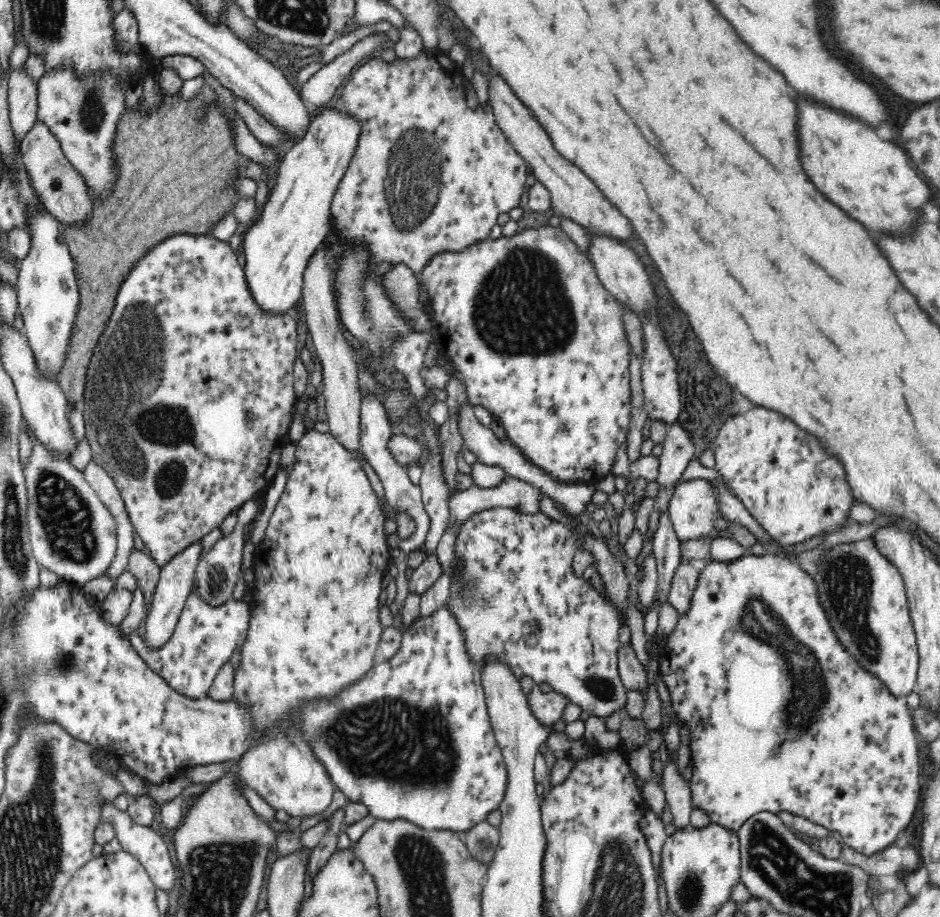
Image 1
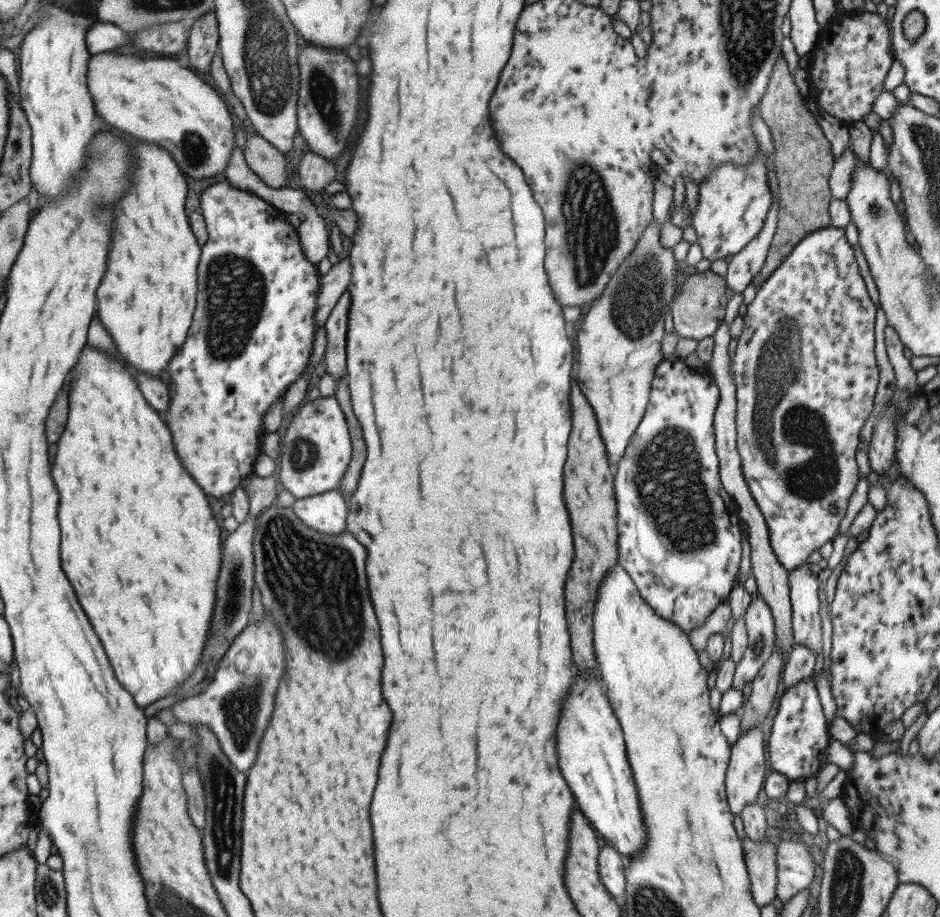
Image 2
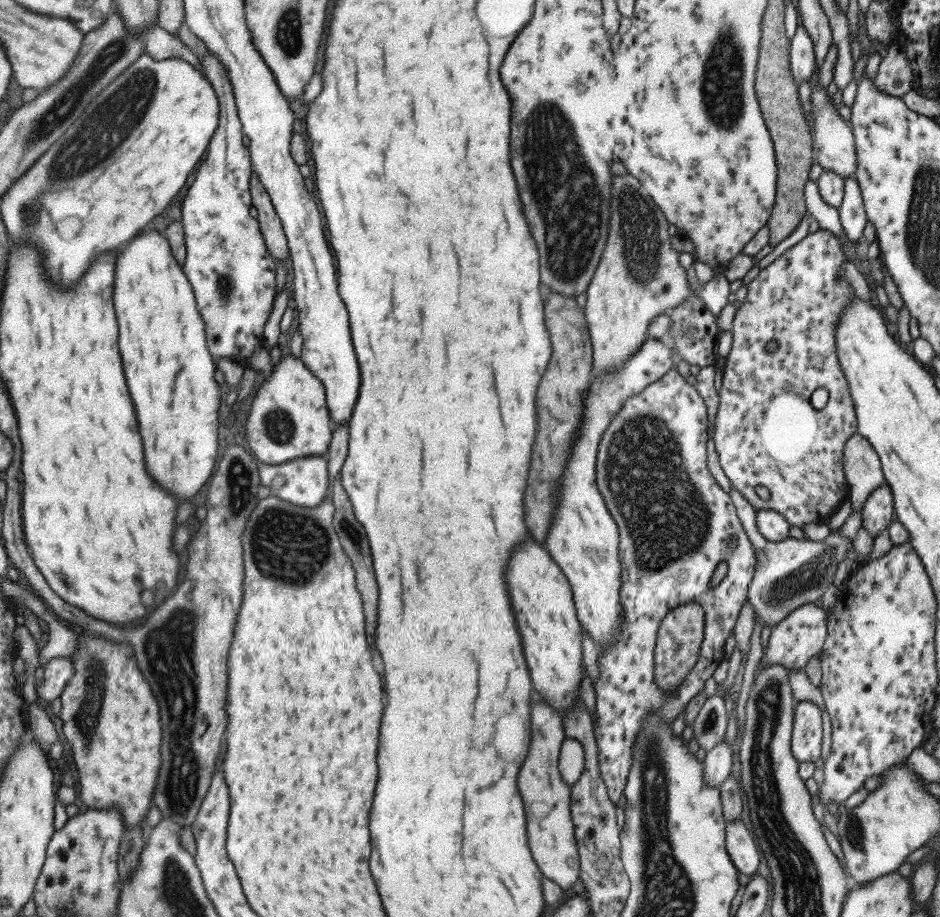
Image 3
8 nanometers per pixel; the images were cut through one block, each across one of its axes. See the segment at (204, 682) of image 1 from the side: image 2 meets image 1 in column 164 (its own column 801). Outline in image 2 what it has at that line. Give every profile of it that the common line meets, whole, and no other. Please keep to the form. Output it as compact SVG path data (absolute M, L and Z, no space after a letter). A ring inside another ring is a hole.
M801 644L792 645L781 672L781 682L786 690L803 679L813 679L815 659L809 647Z

